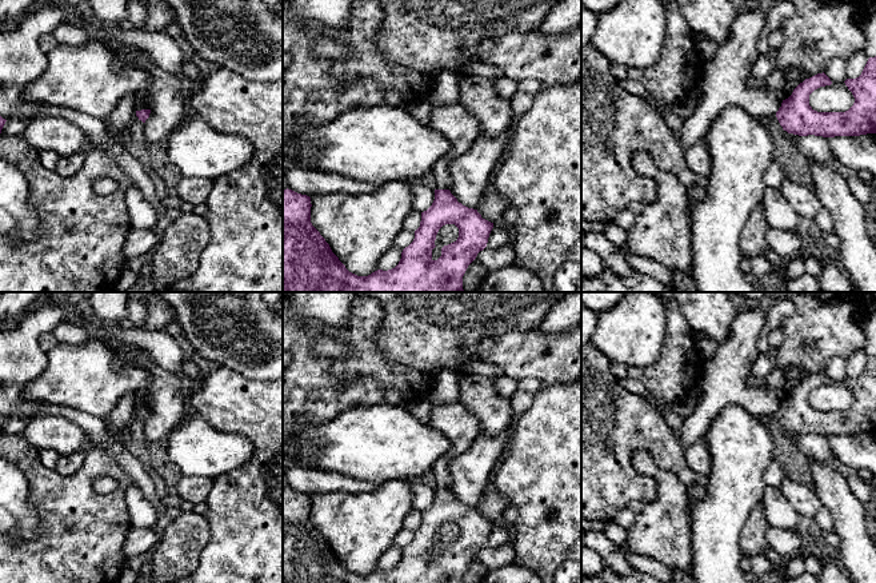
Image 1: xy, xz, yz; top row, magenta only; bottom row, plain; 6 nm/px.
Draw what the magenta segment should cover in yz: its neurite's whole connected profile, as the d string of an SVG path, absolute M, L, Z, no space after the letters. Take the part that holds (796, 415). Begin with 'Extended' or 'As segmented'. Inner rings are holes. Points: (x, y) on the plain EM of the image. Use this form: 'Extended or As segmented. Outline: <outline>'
As segmented. Outline: M876 355L869 356L861 374L856 378L847 378L845 384L855 396L853 404L845 411L817 411L809 404L809 394L825 384L831 384L831 378L823 371L800 382L792 394L783 399L781 406L776 411L776 416L788 432L799 435L860 435L876 432Z

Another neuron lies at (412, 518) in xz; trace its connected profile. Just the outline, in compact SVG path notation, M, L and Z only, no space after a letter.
M412 507L403 519L403 528L415 531L420 526L420 520L421 511Z

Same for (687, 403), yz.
M627 379L623 387L633 394L643 395L652 404L655 404L663 414L677 414L681 418L689 416L699 403L697 387L684 394L676 403L667 404L657 400L644 386L643 383L635 379Z

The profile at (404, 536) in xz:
M401 528L395 536L393 544L404 548L413 540L413 538L415 538L415 531Z

